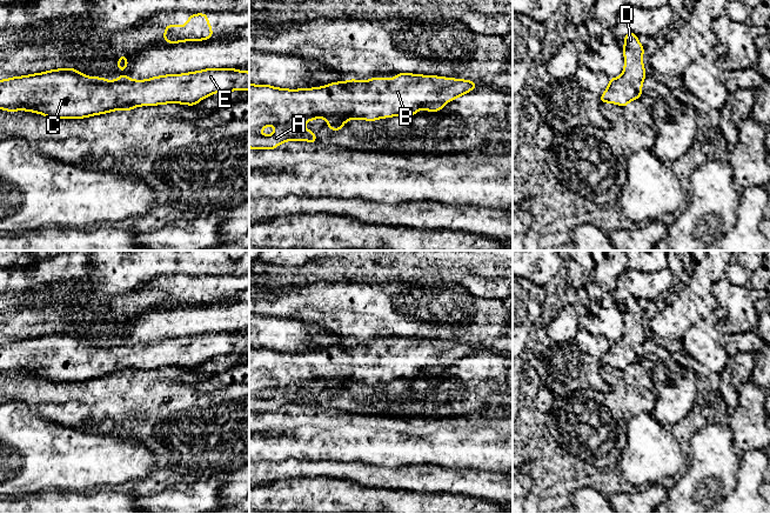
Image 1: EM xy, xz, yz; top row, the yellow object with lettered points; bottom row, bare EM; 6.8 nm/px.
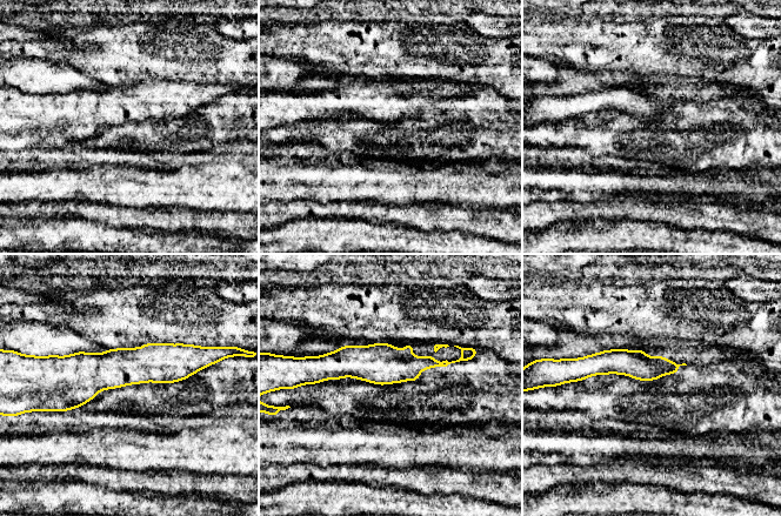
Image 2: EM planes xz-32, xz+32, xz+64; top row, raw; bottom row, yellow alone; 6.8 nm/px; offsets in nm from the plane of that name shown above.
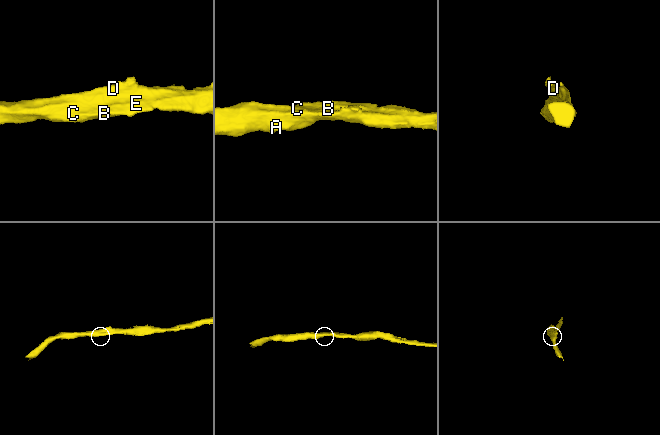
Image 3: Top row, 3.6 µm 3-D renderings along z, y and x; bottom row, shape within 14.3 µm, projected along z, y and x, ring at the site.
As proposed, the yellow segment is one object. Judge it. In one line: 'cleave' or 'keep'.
keep

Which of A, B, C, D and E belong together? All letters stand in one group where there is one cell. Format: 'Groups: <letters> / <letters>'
Groups: A B C D E

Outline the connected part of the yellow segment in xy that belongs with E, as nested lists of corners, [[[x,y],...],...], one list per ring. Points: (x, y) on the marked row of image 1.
[[[73,67],[0,80],[0,109],[28,111],[52,119],[81,119],[112,111],[130,111],[138,106],[195,106],[212,94],[230,91],[249,91],[249,72],[206,68],[185,74],[153,76],[148,80],[132,80],[127,75],[120,75],[116,80],[108,81],[105,78],[83,75]]]

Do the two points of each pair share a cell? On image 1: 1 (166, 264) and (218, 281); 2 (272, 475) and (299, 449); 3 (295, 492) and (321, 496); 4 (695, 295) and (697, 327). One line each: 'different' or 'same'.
1: different
2: different
3: same
4: different

